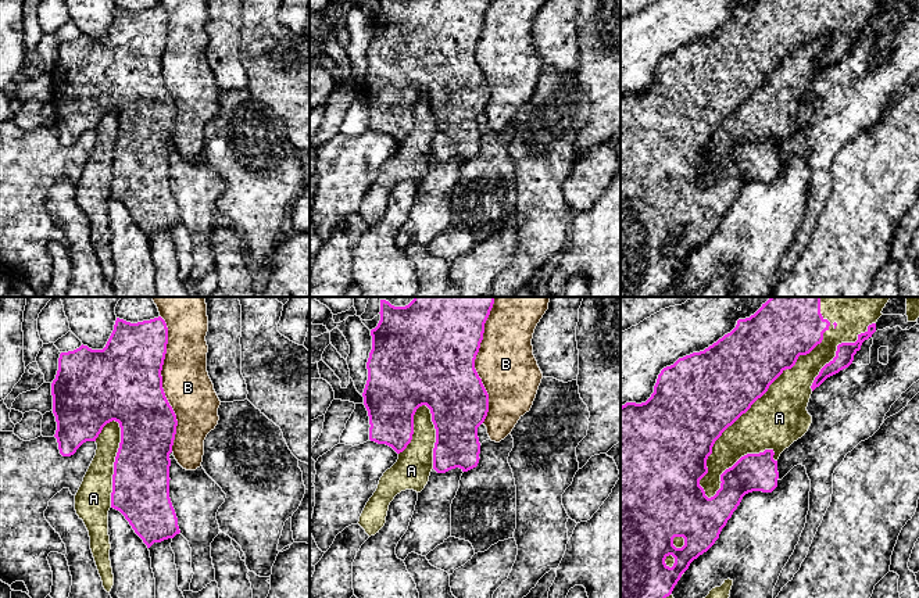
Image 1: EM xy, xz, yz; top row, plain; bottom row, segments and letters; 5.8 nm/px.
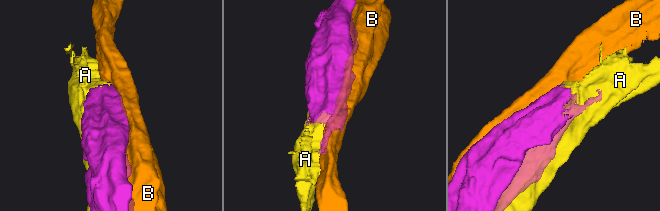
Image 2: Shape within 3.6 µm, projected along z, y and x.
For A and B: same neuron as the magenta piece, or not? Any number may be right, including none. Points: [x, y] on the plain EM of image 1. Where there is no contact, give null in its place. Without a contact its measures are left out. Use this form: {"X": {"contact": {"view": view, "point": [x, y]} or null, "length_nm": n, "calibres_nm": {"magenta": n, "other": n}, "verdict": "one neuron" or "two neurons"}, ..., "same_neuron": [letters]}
{"A": {"contact": {"view": "yz", "point": [755, 89]}, "length_nm": 1250, "calibres_nm": {"magenta": 440, "other": 320}, "verdict": "two neurons"}, "B": {"contact": {"view": "xy", "point": [161, 72]}, "length_nm": 800, "calibres_nm": {"magenta": 460, "other": 280}, "verdict": "two neurons"}, "same_neuron": []}

